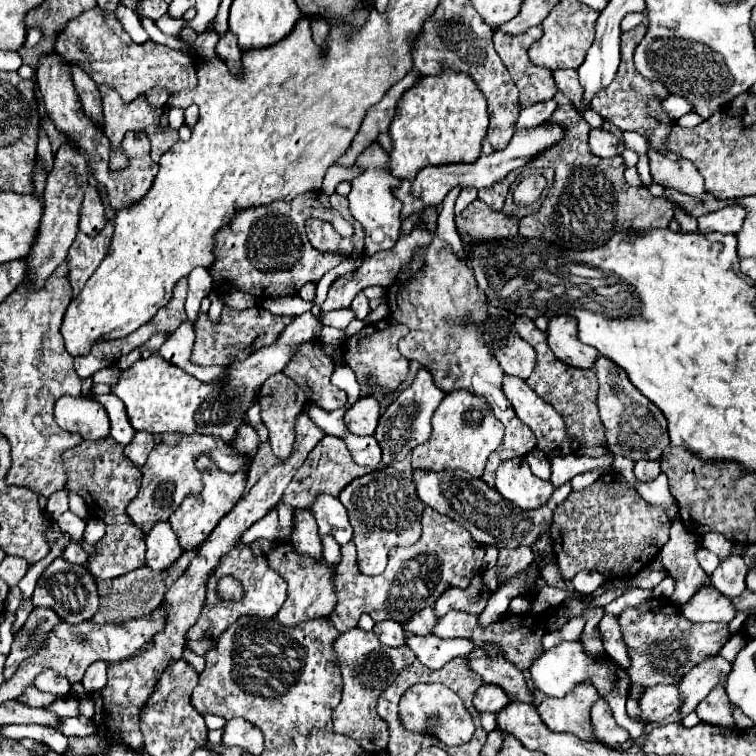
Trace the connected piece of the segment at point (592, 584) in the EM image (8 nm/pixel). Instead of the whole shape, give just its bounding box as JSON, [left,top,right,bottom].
[572,571,604,593]

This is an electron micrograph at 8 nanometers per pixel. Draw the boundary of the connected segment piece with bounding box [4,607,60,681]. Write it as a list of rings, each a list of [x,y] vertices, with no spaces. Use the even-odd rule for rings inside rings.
[[[36,607],[30,613],[24,629],[14,637],[12,651],[6,657],[6,663],[4,663],[4,681],[12,679],[12,675],[18,669],[18,665],[44,643],[46,635],[52,631],[52,627],[56,623],[60,623],[60,617],[52,609]]]

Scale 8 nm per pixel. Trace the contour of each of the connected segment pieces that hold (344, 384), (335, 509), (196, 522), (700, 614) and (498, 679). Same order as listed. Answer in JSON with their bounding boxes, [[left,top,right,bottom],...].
[[334,361,360,407],[308,493,352,545],[170,455,248,549],[680,585,736,623],[468,655,534,705]]

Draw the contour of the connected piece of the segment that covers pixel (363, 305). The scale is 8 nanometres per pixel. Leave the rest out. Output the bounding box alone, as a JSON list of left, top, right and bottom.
[350,293,370,319]

